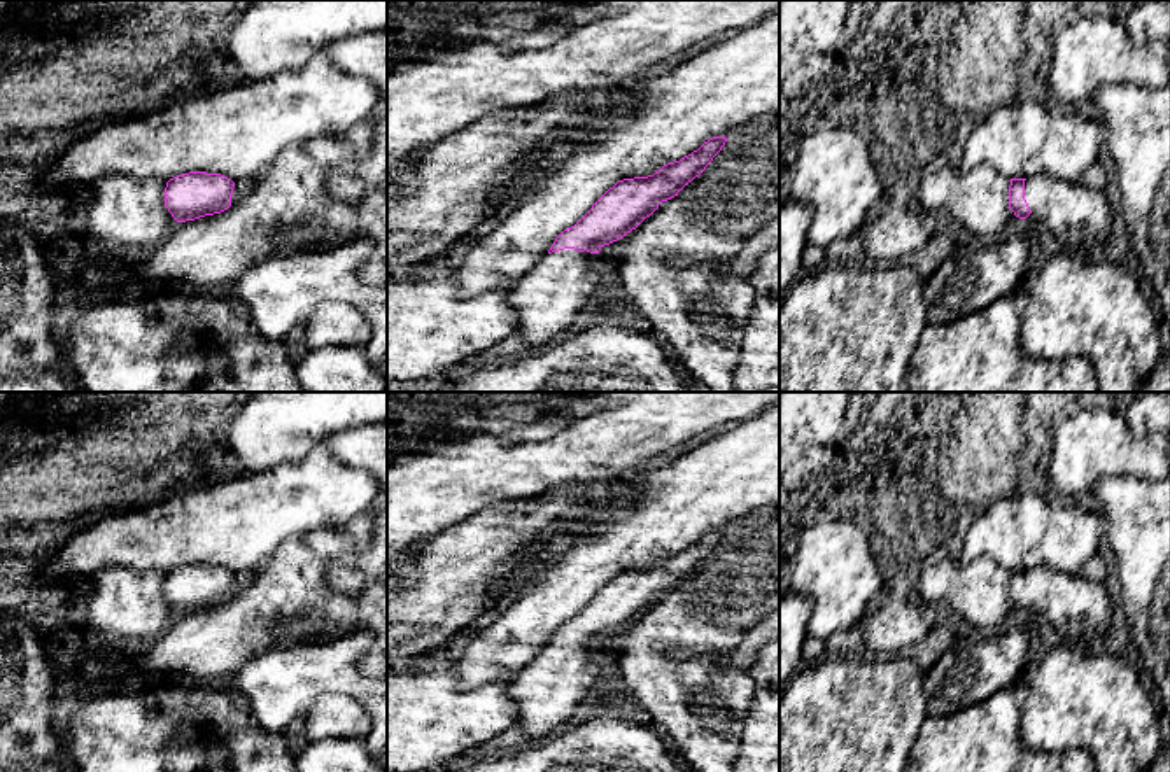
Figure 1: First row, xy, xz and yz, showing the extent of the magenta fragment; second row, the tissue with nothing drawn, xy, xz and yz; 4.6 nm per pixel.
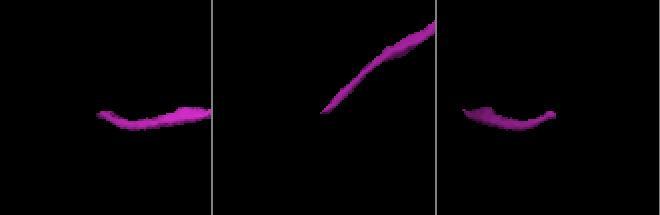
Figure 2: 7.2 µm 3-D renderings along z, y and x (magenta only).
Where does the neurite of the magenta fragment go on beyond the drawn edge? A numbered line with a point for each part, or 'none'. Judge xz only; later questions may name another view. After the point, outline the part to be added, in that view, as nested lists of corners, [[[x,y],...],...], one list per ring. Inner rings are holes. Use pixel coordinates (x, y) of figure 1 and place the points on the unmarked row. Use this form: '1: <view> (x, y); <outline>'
1: xz (547, 692); [[[564,641],[546,646],[510,683],[517,725],[529,740],[546,737],[573,718],[603,670],[603,648]]]

